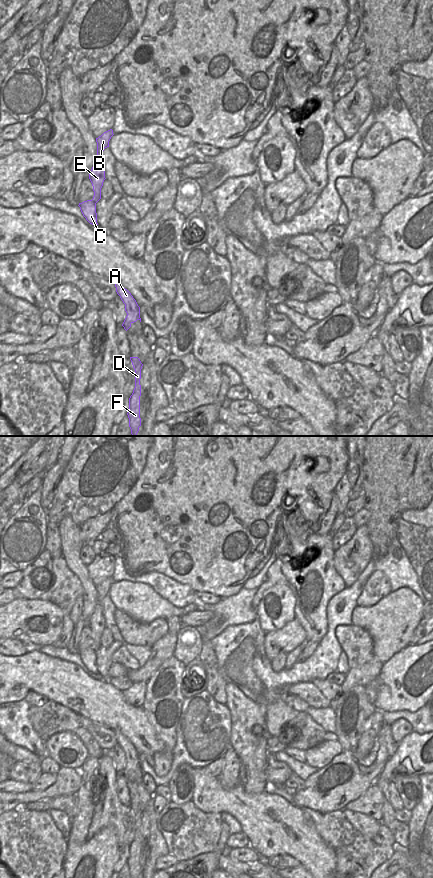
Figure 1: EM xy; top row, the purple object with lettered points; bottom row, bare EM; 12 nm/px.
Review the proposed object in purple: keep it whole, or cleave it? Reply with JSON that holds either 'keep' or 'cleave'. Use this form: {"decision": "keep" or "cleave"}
{"decision": "cleave"}

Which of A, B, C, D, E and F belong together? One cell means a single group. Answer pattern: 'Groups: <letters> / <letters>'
Groups: A C D F / B E

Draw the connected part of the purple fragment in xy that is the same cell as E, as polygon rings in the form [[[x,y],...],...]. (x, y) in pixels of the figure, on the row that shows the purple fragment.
[[[110,129],[104,132],[101,136],[96,138],[97,142],[97,156],[95,158],[95,163],[89,173],[89,179],[93,186],[94,196],[93,201],[97,203],[101,199],[101,188],[105,178],[105,170],[103,166],[103,158],[101,153],[105,148],[109,147],[109,141],[113,136],[113,130]]]

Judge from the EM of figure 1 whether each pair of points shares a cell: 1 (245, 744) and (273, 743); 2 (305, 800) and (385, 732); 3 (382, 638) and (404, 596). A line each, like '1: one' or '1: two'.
1: two
2: one
3: one

